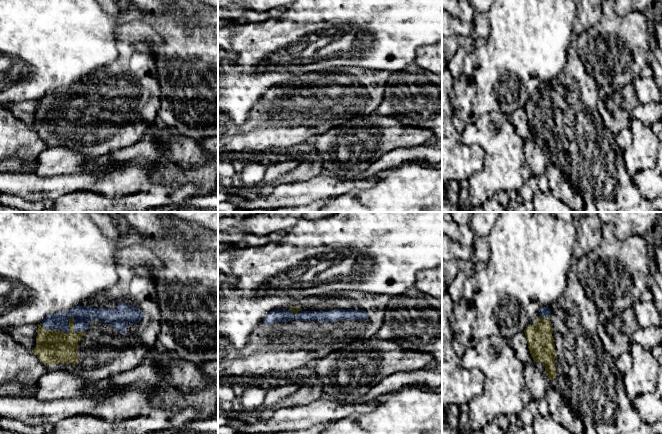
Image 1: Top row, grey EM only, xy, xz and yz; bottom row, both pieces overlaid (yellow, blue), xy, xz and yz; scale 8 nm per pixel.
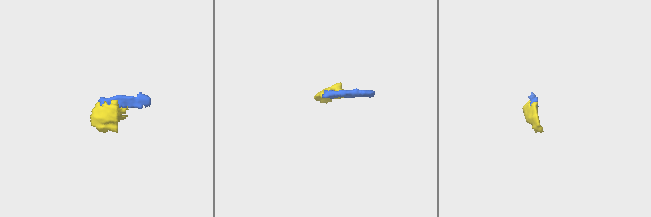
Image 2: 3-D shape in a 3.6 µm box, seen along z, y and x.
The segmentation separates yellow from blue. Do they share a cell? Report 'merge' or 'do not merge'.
merge

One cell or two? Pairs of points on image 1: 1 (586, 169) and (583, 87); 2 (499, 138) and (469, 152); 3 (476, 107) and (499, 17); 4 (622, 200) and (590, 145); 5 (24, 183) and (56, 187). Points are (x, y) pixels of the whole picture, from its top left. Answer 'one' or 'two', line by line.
1: one
2: two
3: one
4: one
5: one

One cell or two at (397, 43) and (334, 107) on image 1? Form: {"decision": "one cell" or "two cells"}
{"decision": "two cells"}

